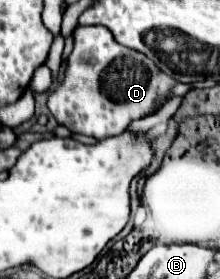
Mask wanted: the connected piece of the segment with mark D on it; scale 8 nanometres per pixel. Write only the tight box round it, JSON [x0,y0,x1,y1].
[46,27,176,139]

